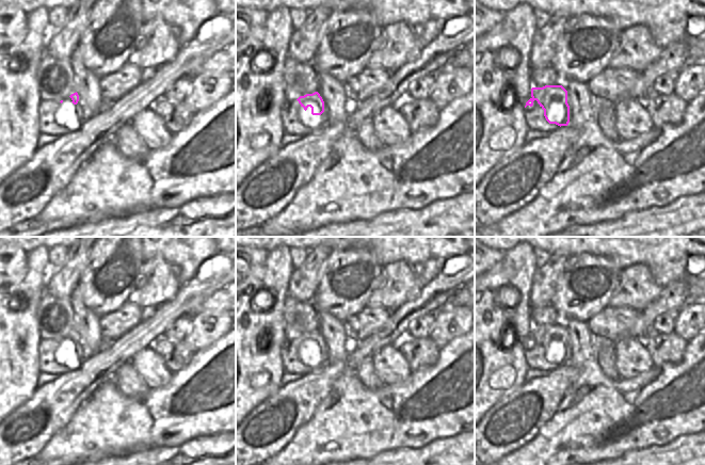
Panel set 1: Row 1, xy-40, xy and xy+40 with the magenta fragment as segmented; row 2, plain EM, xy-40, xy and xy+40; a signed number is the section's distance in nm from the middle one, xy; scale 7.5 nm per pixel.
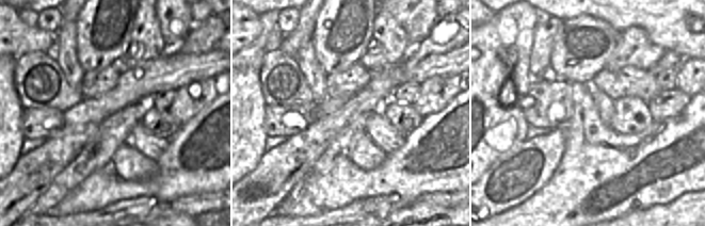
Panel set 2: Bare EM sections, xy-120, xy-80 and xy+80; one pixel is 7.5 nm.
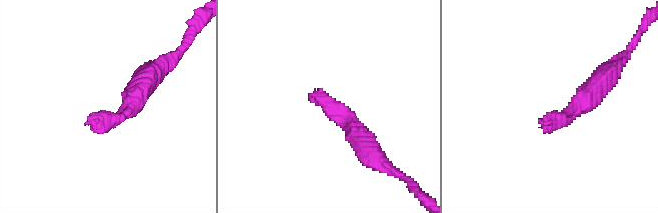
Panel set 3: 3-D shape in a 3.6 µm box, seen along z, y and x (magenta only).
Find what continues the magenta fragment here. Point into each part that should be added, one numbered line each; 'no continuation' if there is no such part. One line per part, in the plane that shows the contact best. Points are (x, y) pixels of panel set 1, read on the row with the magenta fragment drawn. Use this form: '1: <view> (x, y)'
1: xy+40 (534, 117)

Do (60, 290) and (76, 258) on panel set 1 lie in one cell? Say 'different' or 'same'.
same

